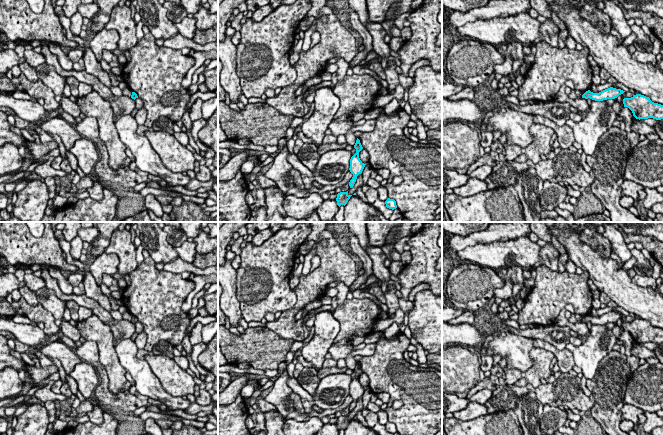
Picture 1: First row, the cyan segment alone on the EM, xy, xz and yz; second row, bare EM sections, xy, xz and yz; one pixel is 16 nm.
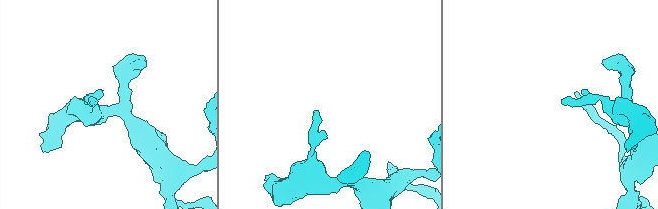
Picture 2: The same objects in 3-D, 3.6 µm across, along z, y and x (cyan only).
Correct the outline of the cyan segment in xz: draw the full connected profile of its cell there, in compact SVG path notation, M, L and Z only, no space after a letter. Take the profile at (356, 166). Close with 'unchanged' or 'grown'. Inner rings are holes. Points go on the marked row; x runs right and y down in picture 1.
M358 138L356 140L354 148L356 149L356 153L350 159L350 168L349 168L350 172L353 174L353 177L349 182L350 188L353 188L356 182L357 176L362 173L366 165L359 158L359 152L363 149L363 147Z | unchanged

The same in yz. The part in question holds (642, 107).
M636 94L631 98L624 98L623 104L632 111L636 119L663 119L663 105L652 102L644 95Z | unchanged

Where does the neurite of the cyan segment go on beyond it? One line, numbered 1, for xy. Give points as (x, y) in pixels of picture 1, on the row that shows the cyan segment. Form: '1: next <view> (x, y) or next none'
1: next none

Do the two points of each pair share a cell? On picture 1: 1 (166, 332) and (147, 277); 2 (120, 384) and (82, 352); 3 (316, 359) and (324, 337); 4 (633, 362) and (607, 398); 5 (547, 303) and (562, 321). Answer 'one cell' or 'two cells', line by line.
1: one cell
2: two cells
3: one cell
4: one cell
5: two cells

